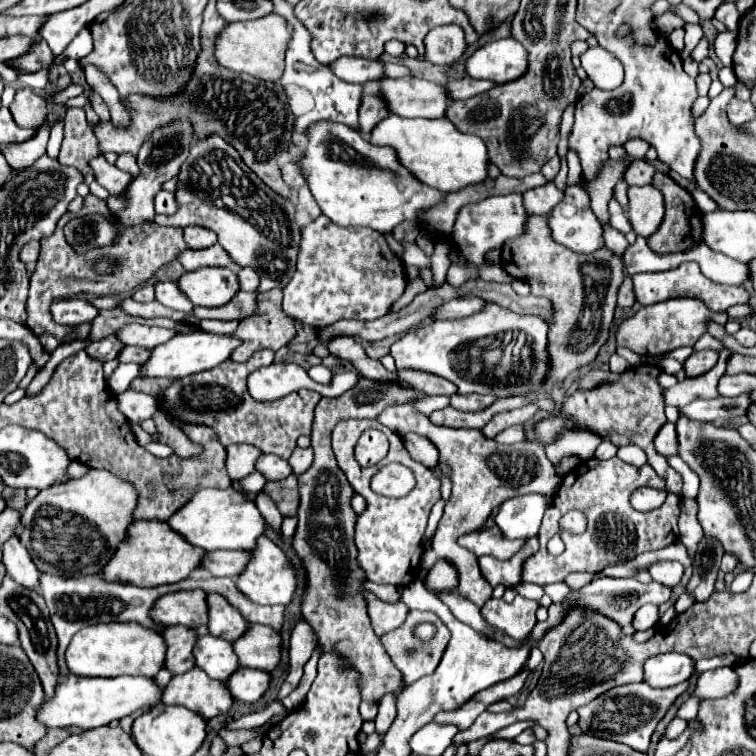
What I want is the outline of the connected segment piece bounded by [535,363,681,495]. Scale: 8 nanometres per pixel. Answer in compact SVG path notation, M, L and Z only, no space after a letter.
M639 363L639 365L631 367L631 369L627 369L625 373L621 373L621 377L617 381L601 383L595 389L589 389L589 391L577 391L577 393L573 393L563 403L559 417L543 419L541 423L537 423L535 429L539 433L539 443L543 443L543 445L555 443L559 439L559 433L561 433L567 417L573 417L581 425L589 427L591 431L607 437L617 447L629 445L629 443L641 447L647 453L649 465L657 471L659 477L665 479L667 489L673 491L673 493L677 493L677 495L681 495L681 475L653 447L653 437L667 423L665 411L663 411L665 409L665 403L663 403L663 387L657 381L657 377L661 373L663 371L657 365Z

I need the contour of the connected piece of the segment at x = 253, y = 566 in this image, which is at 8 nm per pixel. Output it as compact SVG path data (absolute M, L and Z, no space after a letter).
M261 537L257 541L257 547L253 549L253 557L247 569L237 577L235 583L239 591L243 591L251 601L259 605L289 605L297 589L297 571L277 543L267 537Z

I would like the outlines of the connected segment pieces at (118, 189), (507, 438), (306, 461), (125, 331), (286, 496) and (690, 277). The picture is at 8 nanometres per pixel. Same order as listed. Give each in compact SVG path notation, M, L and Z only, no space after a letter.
M105 157L93 159L93 161L91 161L91 167L93 167L93 171L95 171L97 183L101 183L111 195L115 195L115 197L125 195L127 183L131 183L131 175L127 175L127 173L123 173L121 169L109 165L109 163L105 161Z
M521 423L503 429L495 437L495 441L499 441L499 443L517 443L517 441L523 441L523 439L525 439L525 425L521 425Z
M297 447L297 449L293 451L293 455L289 457L289 463L291 463L291 467L293 467L293 473L295 473L295 475L301 475L301 473L307 471L307 469L311 467L311 463L313 463L313 449L311 449L311 447L307 447L307 449Z
M131 323L125 325L117 337L125 343L125 345L139 345L139 347L147 347L153 349L161 343L167 343L167 339L175 337L179 331L175 329L163 329L163 327L149 327L149 325L139 325L139 323Z
M289 475L283 481L269 481L263 491L267 491L271 495L271 499L275 501L275 505L283 517L297 515L299 491L297 491L297 477L295 475Z
M695 261L681 263L679 267L675 267L671 271L637 273L637 275L633 275L633 285L635 285L635 297L641 305L653 305L653 303L661 303L667 299L675 299L675 297L693 297L693 299L703 301L711 311L727 311L731 305L747 303L751 297L745 287L729 287L729 285L719 285L719 283L709 281L701 273L701 269Z

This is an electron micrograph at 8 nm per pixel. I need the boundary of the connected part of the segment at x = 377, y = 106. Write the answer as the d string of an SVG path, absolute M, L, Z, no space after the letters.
M365 95L359 109L359 125L363 133L369 133L381 119L389 115L387 103L383 103L381 95Z

